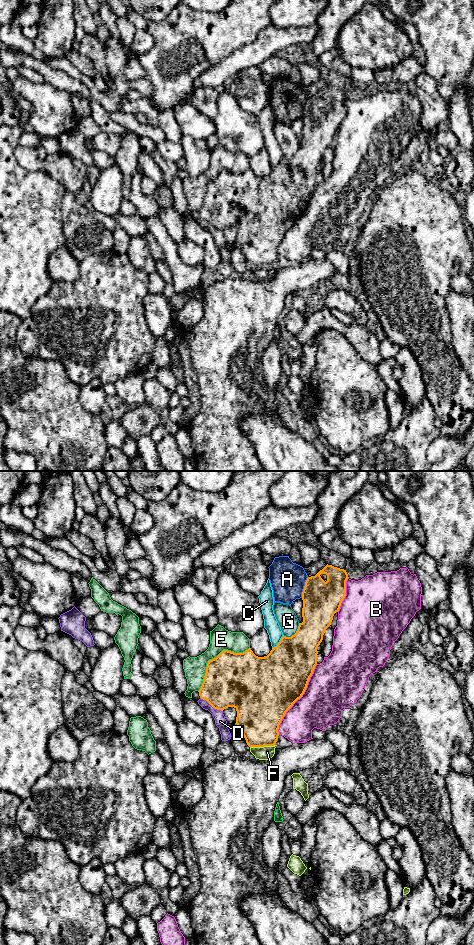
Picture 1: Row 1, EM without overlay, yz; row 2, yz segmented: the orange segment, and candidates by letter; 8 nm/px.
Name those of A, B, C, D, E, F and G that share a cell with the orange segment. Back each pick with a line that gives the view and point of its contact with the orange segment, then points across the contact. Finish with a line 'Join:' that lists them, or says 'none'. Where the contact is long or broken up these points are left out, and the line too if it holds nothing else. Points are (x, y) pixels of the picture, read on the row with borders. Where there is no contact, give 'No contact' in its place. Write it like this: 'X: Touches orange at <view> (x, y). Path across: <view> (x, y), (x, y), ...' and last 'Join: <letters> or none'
Join: none

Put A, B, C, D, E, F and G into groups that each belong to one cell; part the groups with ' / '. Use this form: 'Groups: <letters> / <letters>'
Groups: A / B / C / D / E F / G

